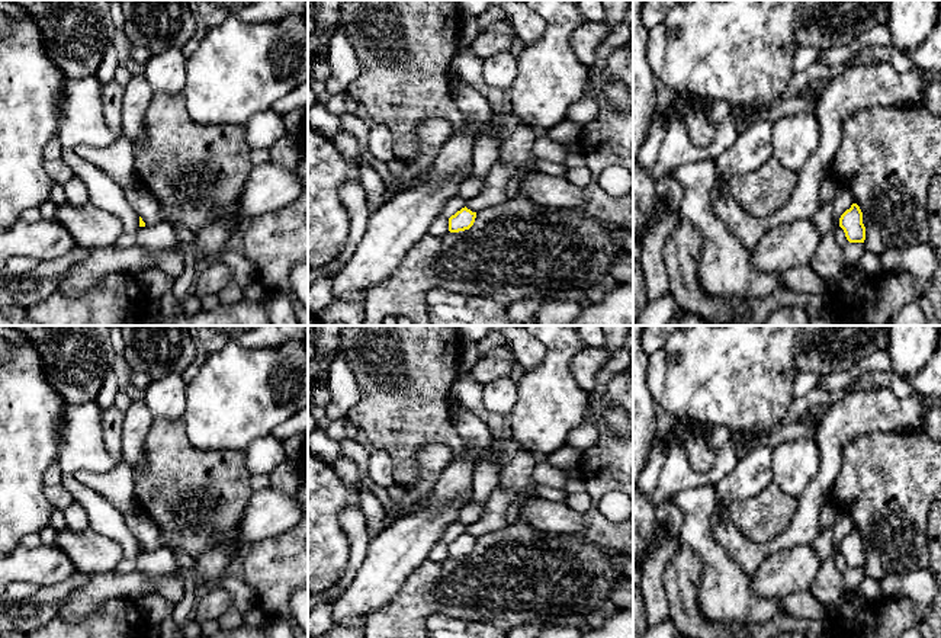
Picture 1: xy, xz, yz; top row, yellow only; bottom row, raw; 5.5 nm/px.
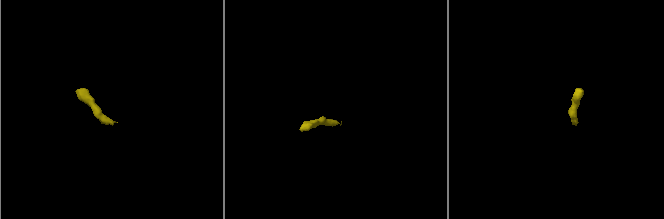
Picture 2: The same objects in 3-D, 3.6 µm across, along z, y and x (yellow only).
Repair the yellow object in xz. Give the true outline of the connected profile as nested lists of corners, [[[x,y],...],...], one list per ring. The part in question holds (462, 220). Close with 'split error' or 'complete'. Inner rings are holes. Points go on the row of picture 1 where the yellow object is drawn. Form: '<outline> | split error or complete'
[[[465,206],[449,218],[449,231],[459,233],[469,230],[473,225],[475,218],[476,212],[472,212]]] | complete

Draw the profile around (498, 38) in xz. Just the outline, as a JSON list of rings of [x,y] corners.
[[[510,22],[497,23],[484,32],[479,32],[468,51],[485,61],[498,52],[508,51],[511,48],[513,38],[514,28]]]

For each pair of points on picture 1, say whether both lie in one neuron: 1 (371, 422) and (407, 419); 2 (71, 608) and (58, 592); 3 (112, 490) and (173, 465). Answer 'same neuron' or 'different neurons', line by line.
1: same neuron
2: different neurons
3: different neurons

